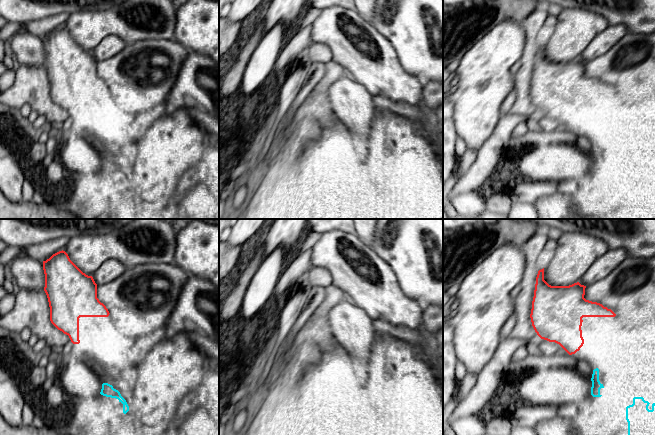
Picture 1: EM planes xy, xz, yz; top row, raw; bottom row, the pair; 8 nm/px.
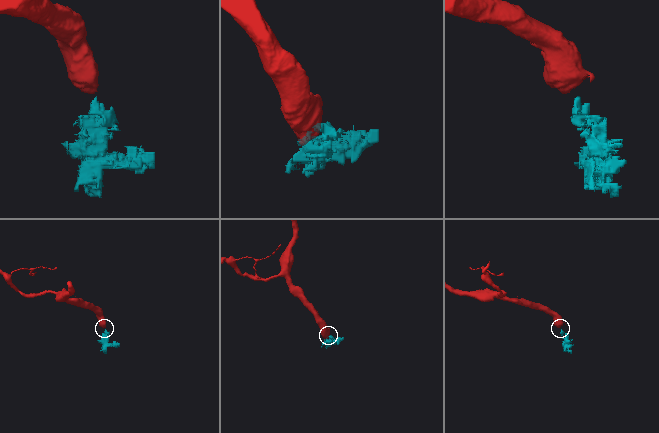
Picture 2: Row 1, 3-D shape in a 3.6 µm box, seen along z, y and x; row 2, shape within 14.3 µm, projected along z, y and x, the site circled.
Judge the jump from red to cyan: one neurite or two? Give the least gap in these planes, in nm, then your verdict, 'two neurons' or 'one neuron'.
200 nm | one neuron

